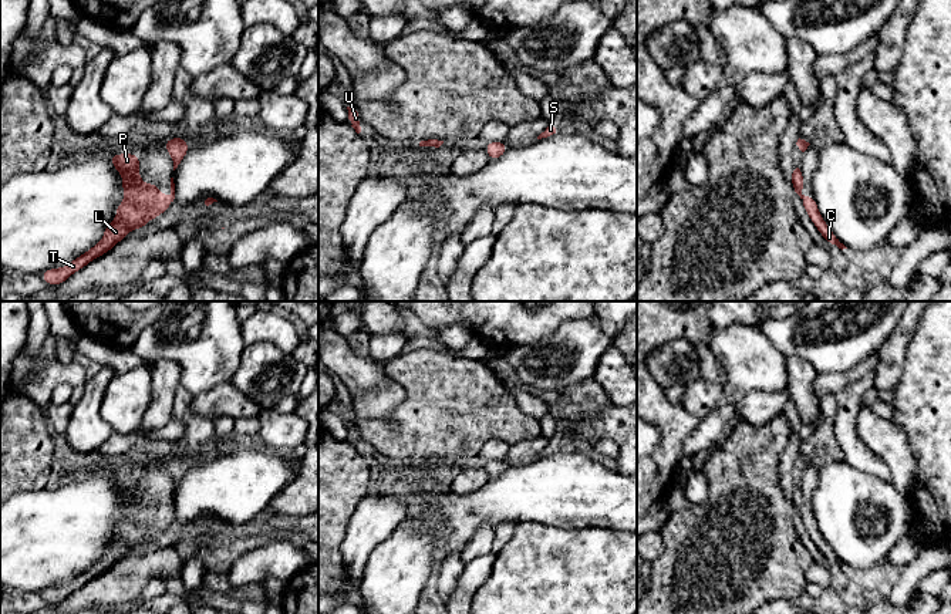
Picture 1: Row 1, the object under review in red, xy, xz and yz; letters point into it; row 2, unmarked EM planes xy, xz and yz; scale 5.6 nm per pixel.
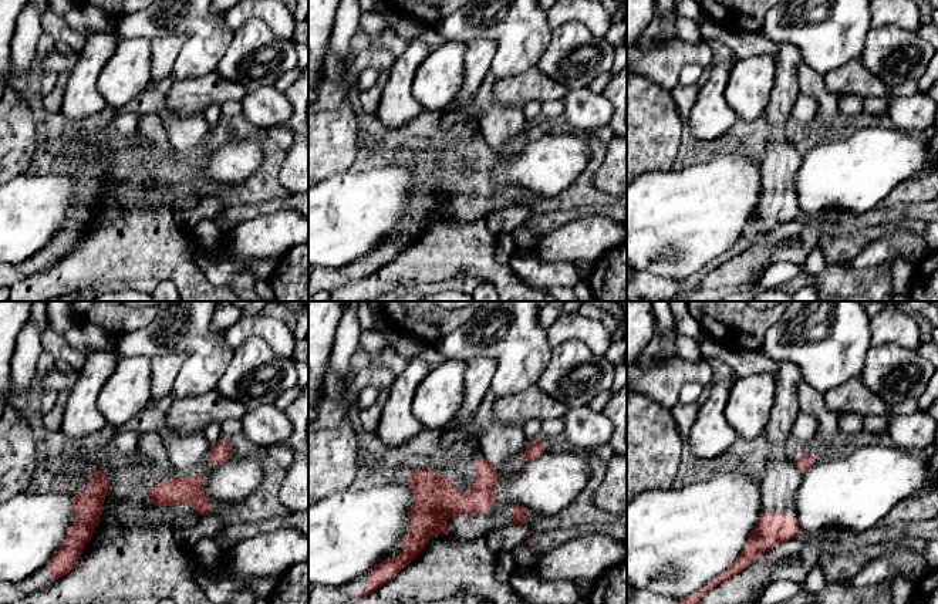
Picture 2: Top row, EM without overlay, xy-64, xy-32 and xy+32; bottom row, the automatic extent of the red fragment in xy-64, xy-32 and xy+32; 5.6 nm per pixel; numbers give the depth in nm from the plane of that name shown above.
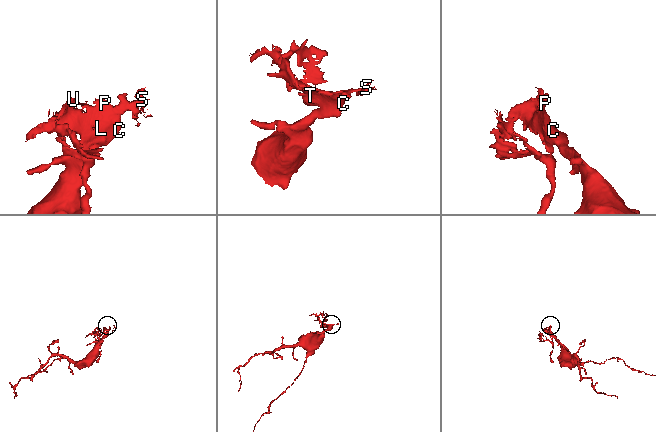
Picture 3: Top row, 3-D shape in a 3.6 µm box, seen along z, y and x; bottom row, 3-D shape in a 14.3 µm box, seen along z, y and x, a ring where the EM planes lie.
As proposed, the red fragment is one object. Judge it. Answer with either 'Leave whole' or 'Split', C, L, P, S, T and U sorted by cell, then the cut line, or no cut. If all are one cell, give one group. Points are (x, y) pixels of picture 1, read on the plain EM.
Leave whole. Groups: C L P S T U. No split

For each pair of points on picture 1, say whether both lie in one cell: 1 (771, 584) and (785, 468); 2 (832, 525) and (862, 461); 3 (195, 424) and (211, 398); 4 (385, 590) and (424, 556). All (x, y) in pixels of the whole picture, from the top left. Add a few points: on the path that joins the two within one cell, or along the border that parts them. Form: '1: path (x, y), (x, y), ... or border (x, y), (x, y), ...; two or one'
1: border (782, 455), (779, 464), (781, 489), (789, 499); two
2: border (843, 461), (889, 482); two
3: border (192, 397), (192, 411), (212, 421); two
4: path (395, 580), (414, 562); one

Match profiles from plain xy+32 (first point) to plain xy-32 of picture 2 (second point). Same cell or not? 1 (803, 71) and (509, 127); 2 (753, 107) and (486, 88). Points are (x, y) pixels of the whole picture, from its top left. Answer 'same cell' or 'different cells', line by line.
1: same cell
2: different cells

